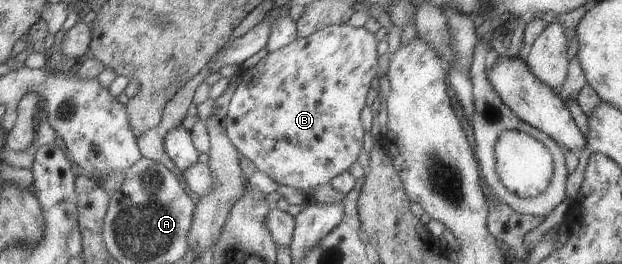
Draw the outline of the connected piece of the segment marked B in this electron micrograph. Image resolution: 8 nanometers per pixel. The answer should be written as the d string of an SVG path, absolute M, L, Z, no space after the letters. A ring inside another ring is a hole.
M348 23L343 25L330 25L319 28L319 31L312 33L304 38L297 38L277 51L269 52L255 66L243 69L240 73L241 81L237 85L235 93L228 105L227 117L225 120L225 129L227 137L231 143L242 153L247 159L253 162L255 167L261 173L265 173L269 178L273 179L279 186L291 186L295 189L312 191L316 187L324 183L330 183L336 175L347 172L349 167L357 161L357 157L363 151L363 134L365 128L361 121L361 111L367 105L366 97L371 89L371 83L378 73L378 41L375 34L369 32L364 27L353 27Z

